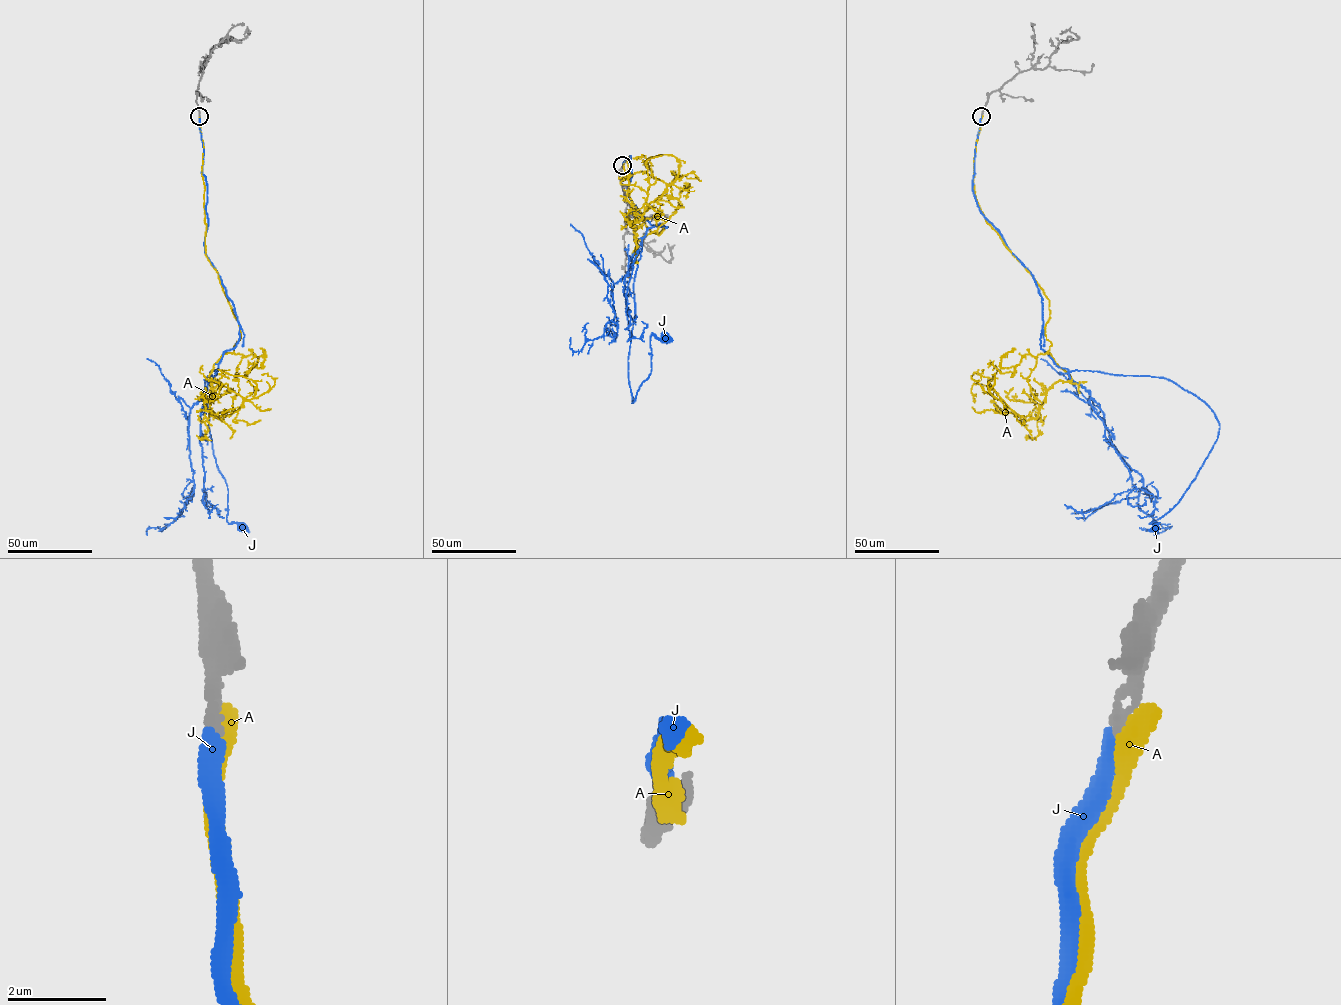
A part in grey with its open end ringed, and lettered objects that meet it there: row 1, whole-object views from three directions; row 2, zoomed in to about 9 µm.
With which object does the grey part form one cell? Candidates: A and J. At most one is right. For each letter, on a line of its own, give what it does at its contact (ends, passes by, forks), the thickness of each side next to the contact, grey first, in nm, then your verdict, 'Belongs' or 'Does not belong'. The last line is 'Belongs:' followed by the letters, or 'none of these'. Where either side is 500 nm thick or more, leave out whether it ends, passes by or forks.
A: Thickness 280 nm (grey) against 550 nm. Does not belong
J: It ends there. Thickness 280 nm (grey) against 320 nm. Belongs
Belongs: J

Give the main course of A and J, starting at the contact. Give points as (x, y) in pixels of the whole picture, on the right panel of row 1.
A: (982, 116), (976, 200), (1048, 300), (1047, 353), (1071, 379), (1025, 420), (971, 376), (991, 377)
J: (981, 116), (973, 193), (1033, 277), (1040, 346), (1069, 371), (1167, 378), (1219, 423), (1194, 480), (1154, 526)

